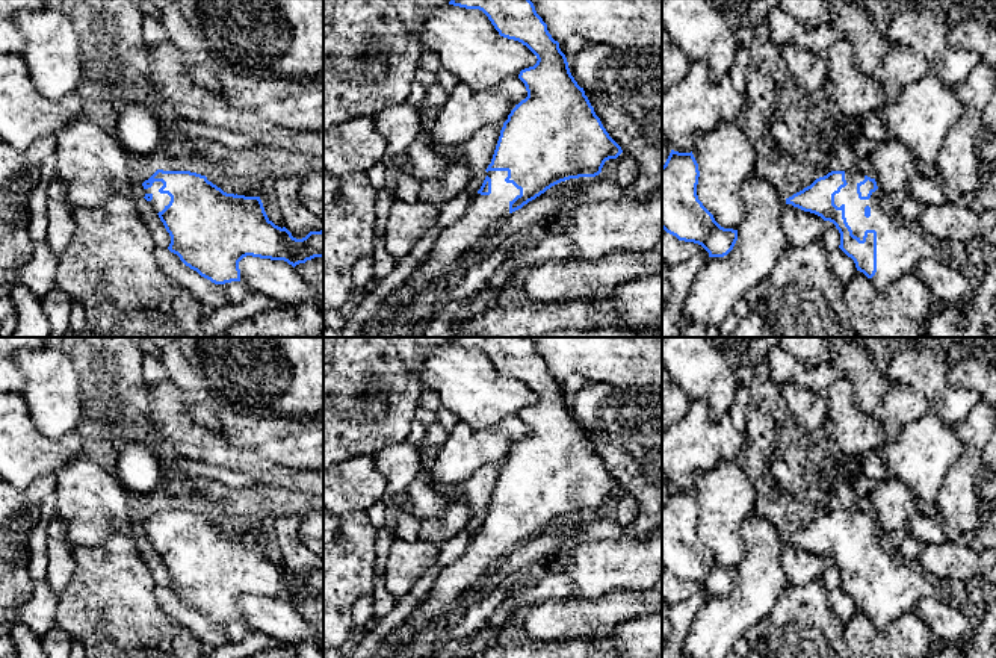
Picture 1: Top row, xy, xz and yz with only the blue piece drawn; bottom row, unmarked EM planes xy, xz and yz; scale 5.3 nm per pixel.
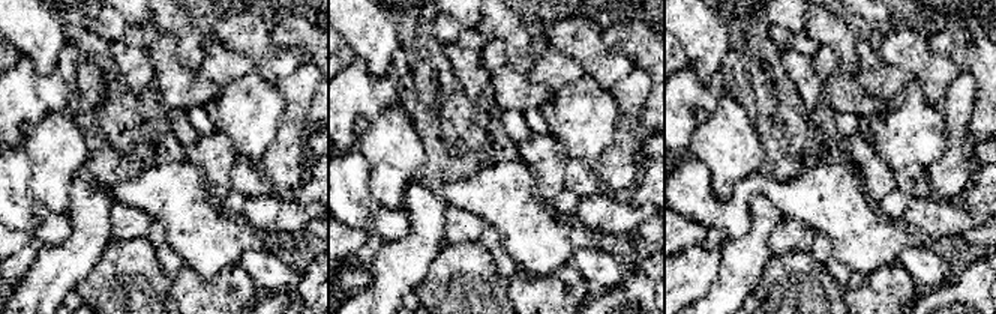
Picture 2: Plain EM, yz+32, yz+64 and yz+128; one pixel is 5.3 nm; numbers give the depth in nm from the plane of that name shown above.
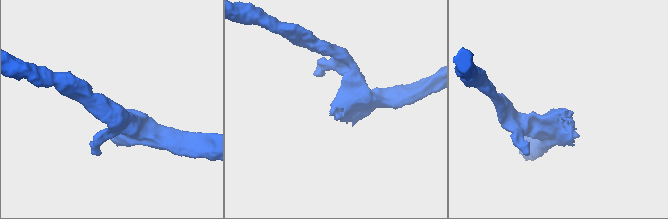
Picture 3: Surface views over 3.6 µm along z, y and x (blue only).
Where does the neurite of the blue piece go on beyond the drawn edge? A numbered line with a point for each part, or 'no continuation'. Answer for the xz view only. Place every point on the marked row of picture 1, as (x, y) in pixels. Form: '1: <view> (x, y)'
1: xz (454, 244)

